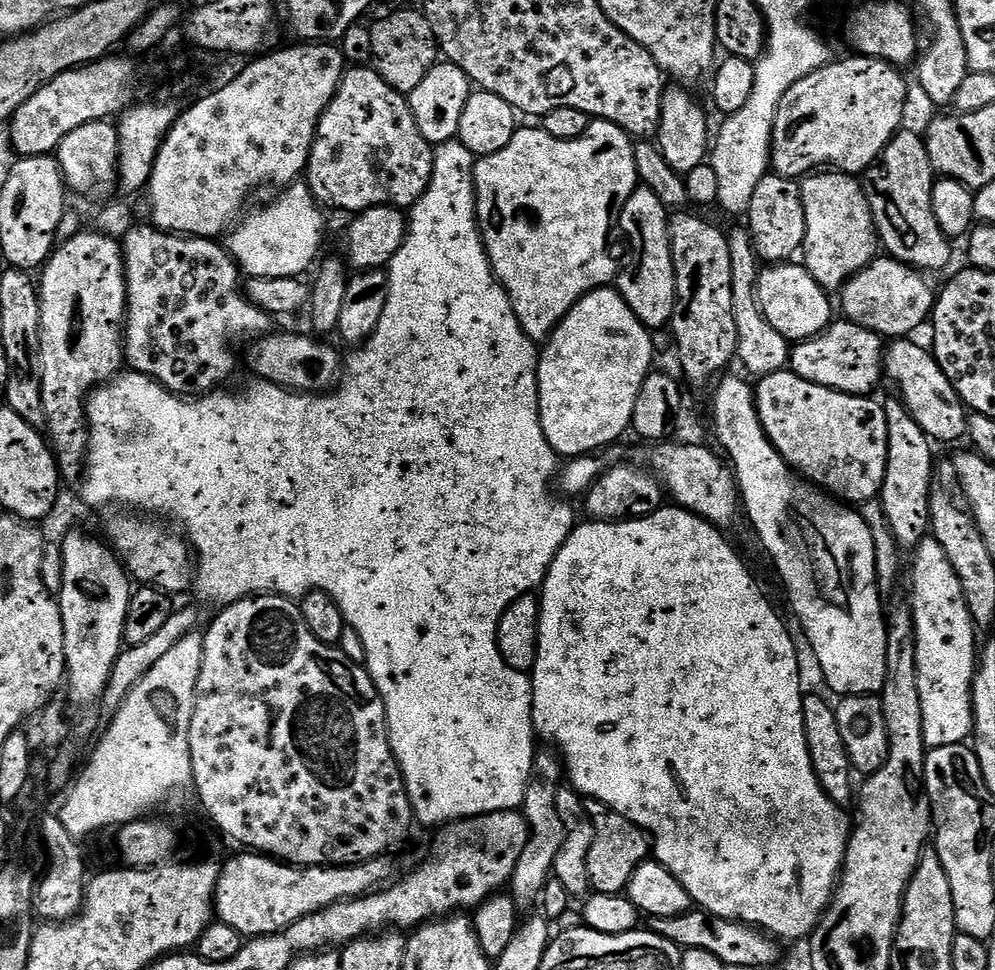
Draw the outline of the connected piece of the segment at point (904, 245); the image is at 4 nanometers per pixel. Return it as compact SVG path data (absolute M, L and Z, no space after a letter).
M901 130L884 147L878 163L862 176L862 187L872 211L876 235L889 257L925 273L936 272L952 260L949 237L938 226L932 205L934 173L924 136Z

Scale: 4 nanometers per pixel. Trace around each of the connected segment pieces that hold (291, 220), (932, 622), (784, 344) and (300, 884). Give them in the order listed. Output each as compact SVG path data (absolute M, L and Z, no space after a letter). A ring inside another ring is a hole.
M304 182L293 183L281 192L284 193L273 204L258 209L256 216L245 215L227 233L226 247L245 277L300 278L305 275L303 272L308 267L309 269L313 267L317 259L316 251L320 248L320 235L324 232L325 213L321 205L313 200L312 192ZM312 259L314 259L313 264Z
M925 538L914 549L912 560L912 621L916 627L916 665L918 666L918 695L922 698L922 734L925 749L938 746L963 744L974 732L974 709L972 707L972 681L976 679L978 667L978 629L972 623L966 598L962 594L962 582L950 566L950 558L942 551L942 546L931 538Z
M740 226L733 232L727 233L730 246L730 266L732 267L732 289L734 290L734 326L738 326L738 346L736 354L739 363L744 363L744 368L752 378L769 376L775 372L783 372L790 364L790 342L770 322L766 322L759 302L756 300L756 281L758 280L762 264L752 245L752 236L747 227Z
M263 854L244 855L248 856L236 856L233 860L223 861L220 877L216 882L214 916L215 919L226 922L226 926L234 926L234 930L238 930L245 938L273 936L310 914L323 912L325 908L344 900L357 900L359 896L375 892L393 879L392 864L388 858L367 860L361 864L338 864L331 868L302 868Z

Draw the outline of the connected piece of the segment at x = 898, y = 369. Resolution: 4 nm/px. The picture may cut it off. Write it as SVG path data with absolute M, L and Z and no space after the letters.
M896 338L887 345L884 353L884 373L888 380L897 388L899 399L910 410L914 422L922 426L929 440L964 440L968 434L969 413L959 394L954 390L950 378L938 366L936 357L927 347L915 344L912 338Z

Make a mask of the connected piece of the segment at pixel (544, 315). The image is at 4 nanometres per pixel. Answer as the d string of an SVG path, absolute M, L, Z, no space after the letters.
M593 119L589 123L586 134L582 134L573 140L559 140L550 138L550 134L544 132L543 127L524 128L517 127L514 138L498 154L481 156L477 159L476 167L472 169L472 181L476 183L476 220L480 223L480 236L484 239L484 248L488 252L488 261L492 263L492 271L500 285L508 292L514 314L522 326L522 330L534 342L543 342L551 336L552 332L566 318L566 314L586 294L590 294L596 288L609 287L618 275L618 260L616 264L616 252L612 247L618 240L620 227L620 211L630 194L638 187L638 177L634 166L634 140L627 132L622 131L616 124L608 120Z

